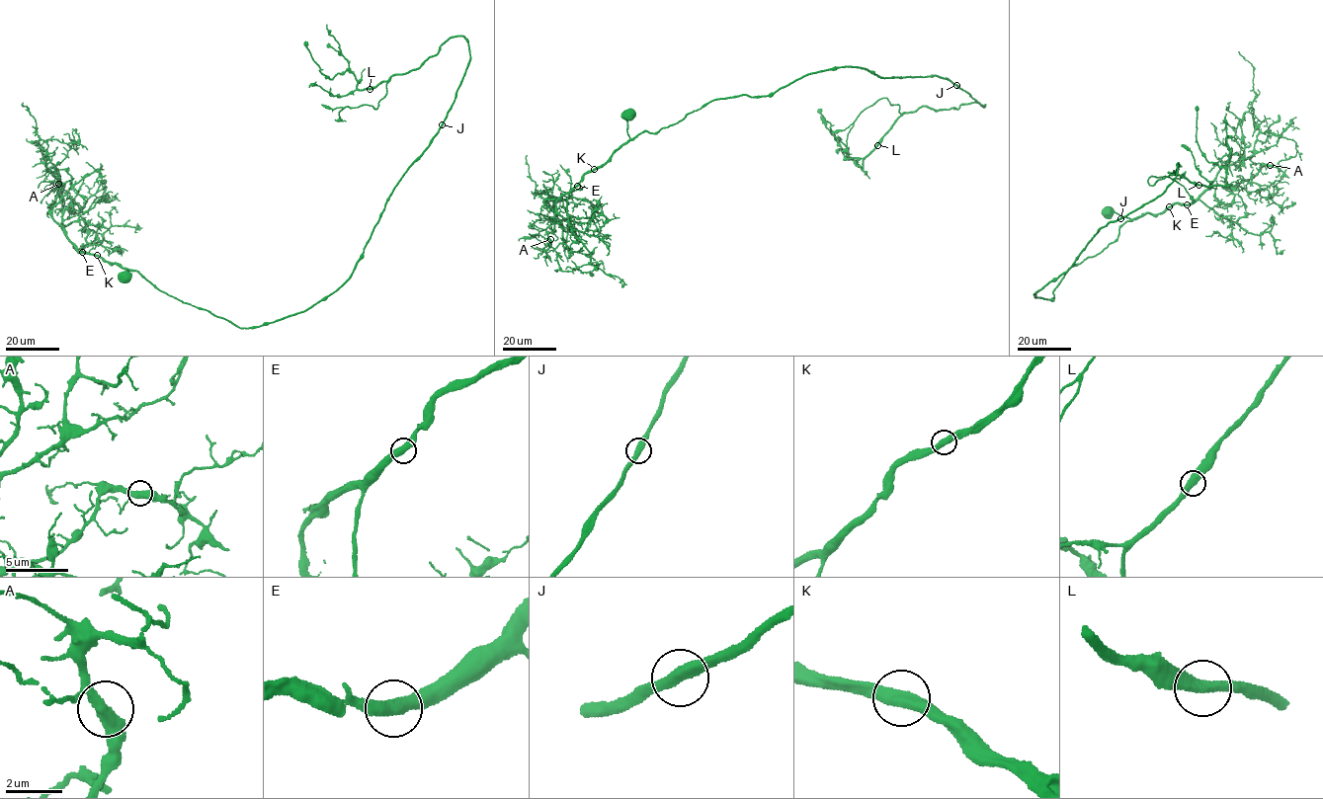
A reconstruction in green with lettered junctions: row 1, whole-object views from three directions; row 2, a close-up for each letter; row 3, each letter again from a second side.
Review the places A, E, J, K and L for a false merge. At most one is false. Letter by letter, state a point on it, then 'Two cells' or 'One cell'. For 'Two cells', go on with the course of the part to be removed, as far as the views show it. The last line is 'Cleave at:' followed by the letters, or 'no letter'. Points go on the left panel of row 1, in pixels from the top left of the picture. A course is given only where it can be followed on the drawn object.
A: Place: (58, 184). One cell
E: Place: (82, 252). One cell
J: Place: (442, 124). One cell
K: Place: (97, 255). One cell
L: Place: (370, 89). One cell
Cleave at: no letter

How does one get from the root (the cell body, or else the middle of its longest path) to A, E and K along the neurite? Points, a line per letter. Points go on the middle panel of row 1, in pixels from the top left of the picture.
A: (628, 115), (628, 139), (604, 164), (586, 173), (573, 190), (556, 202), (554, 232), (547, 234), (550, 239)
E: (628, 115), (629, 139), (604, 164), (586, 173), (577, 186)
K: (628, 115), (629, 139), (594, 169)

